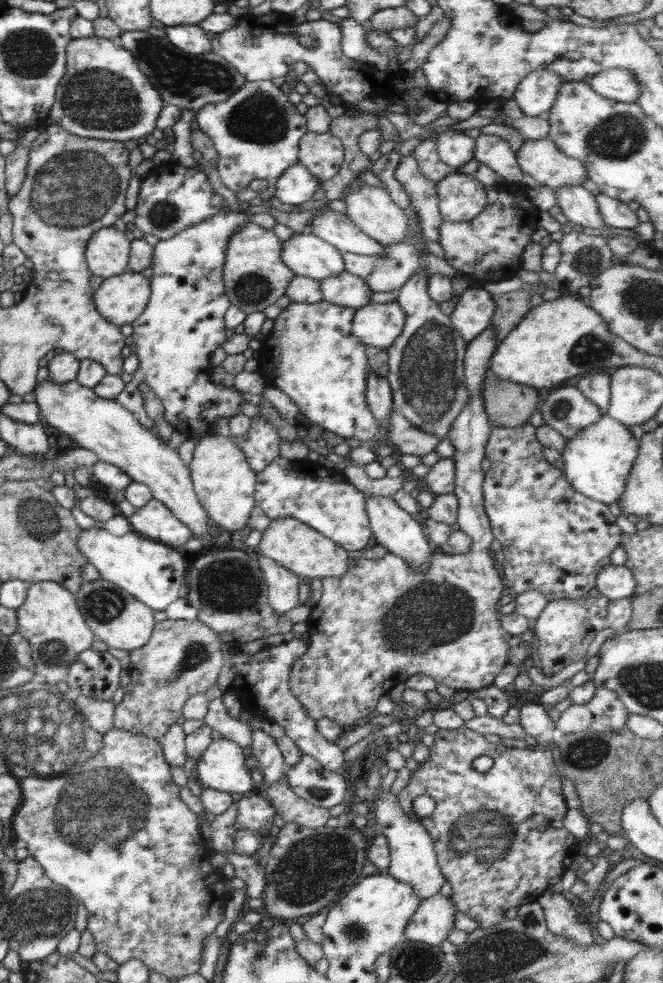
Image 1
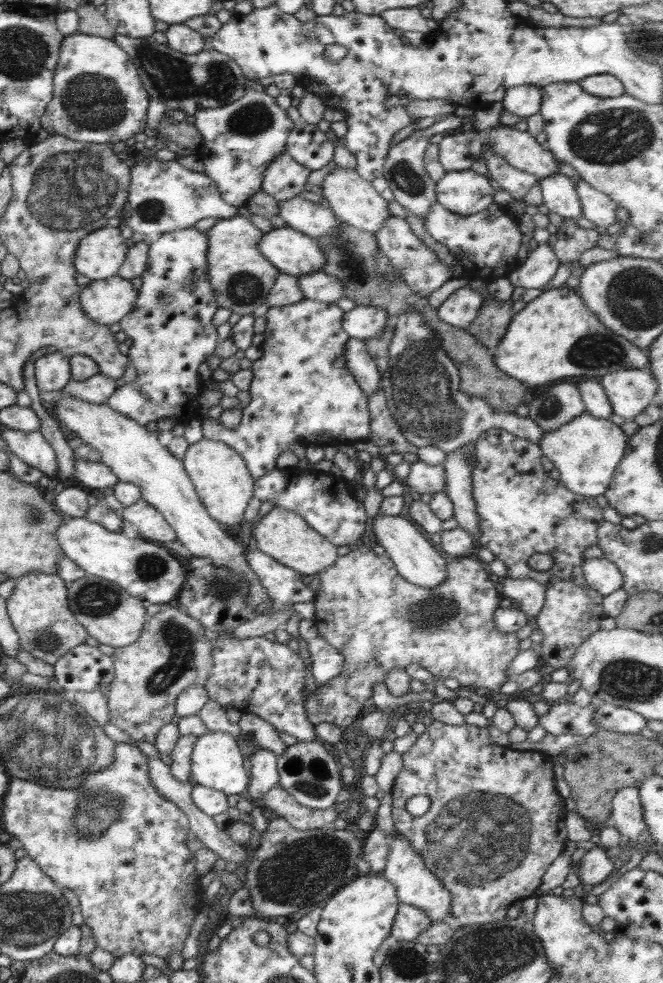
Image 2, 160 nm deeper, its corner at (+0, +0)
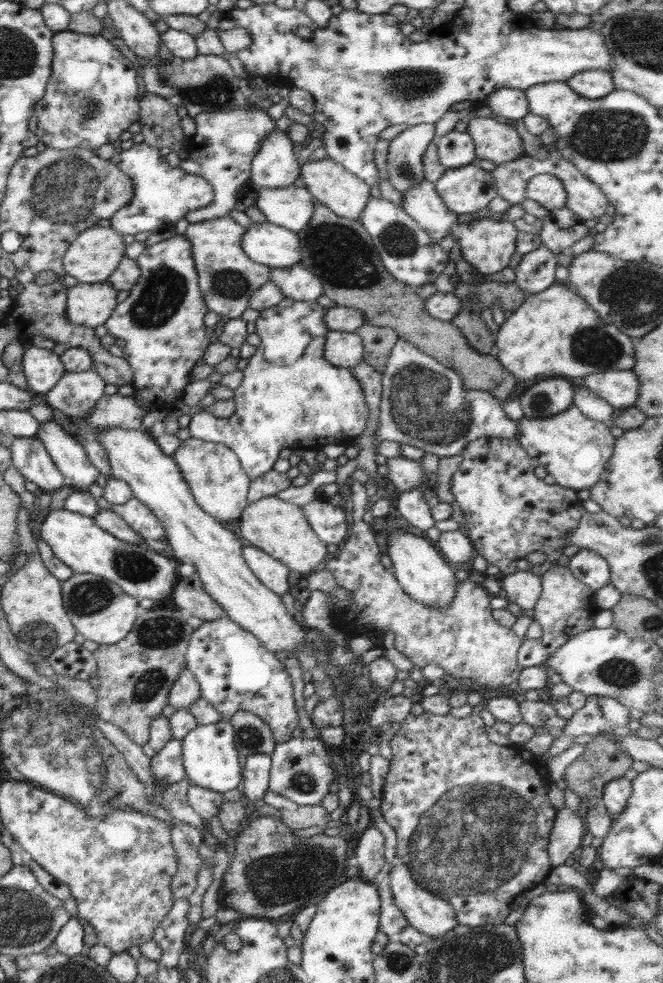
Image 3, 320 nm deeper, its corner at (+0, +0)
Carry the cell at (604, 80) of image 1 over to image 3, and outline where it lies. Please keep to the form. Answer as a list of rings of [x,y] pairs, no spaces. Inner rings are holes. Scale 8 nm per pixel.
[[[605,70],[576,72],[567,80],[569,88],[586,98],[602,98],[615,88],[612,75]]]

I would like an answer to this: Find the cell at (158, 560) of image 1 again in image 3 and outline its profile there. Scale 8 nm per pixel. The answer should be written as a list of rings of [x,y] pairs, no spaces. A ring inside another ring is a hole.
[[[46,509],[41,516],[40,537],[50,546],[54,556],[74,573],[96,575],[118,584],[126,595],[138,600],[150,599],[157,604],[174,590],[179,581],[175,558],[152,551],[144,542],[130,544],[116,539],[96,525],[92,518],[66,509]]]

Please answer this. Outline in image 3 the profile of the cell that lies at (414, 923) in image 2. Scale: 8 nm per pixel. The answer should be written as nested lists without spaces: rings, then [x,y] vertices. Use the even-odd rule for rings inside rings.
[[[387,881],[379,884],[377,891],[380,895],[379,930],[389,938],[395,939],[409,924],[404,913],[395,905]]]

